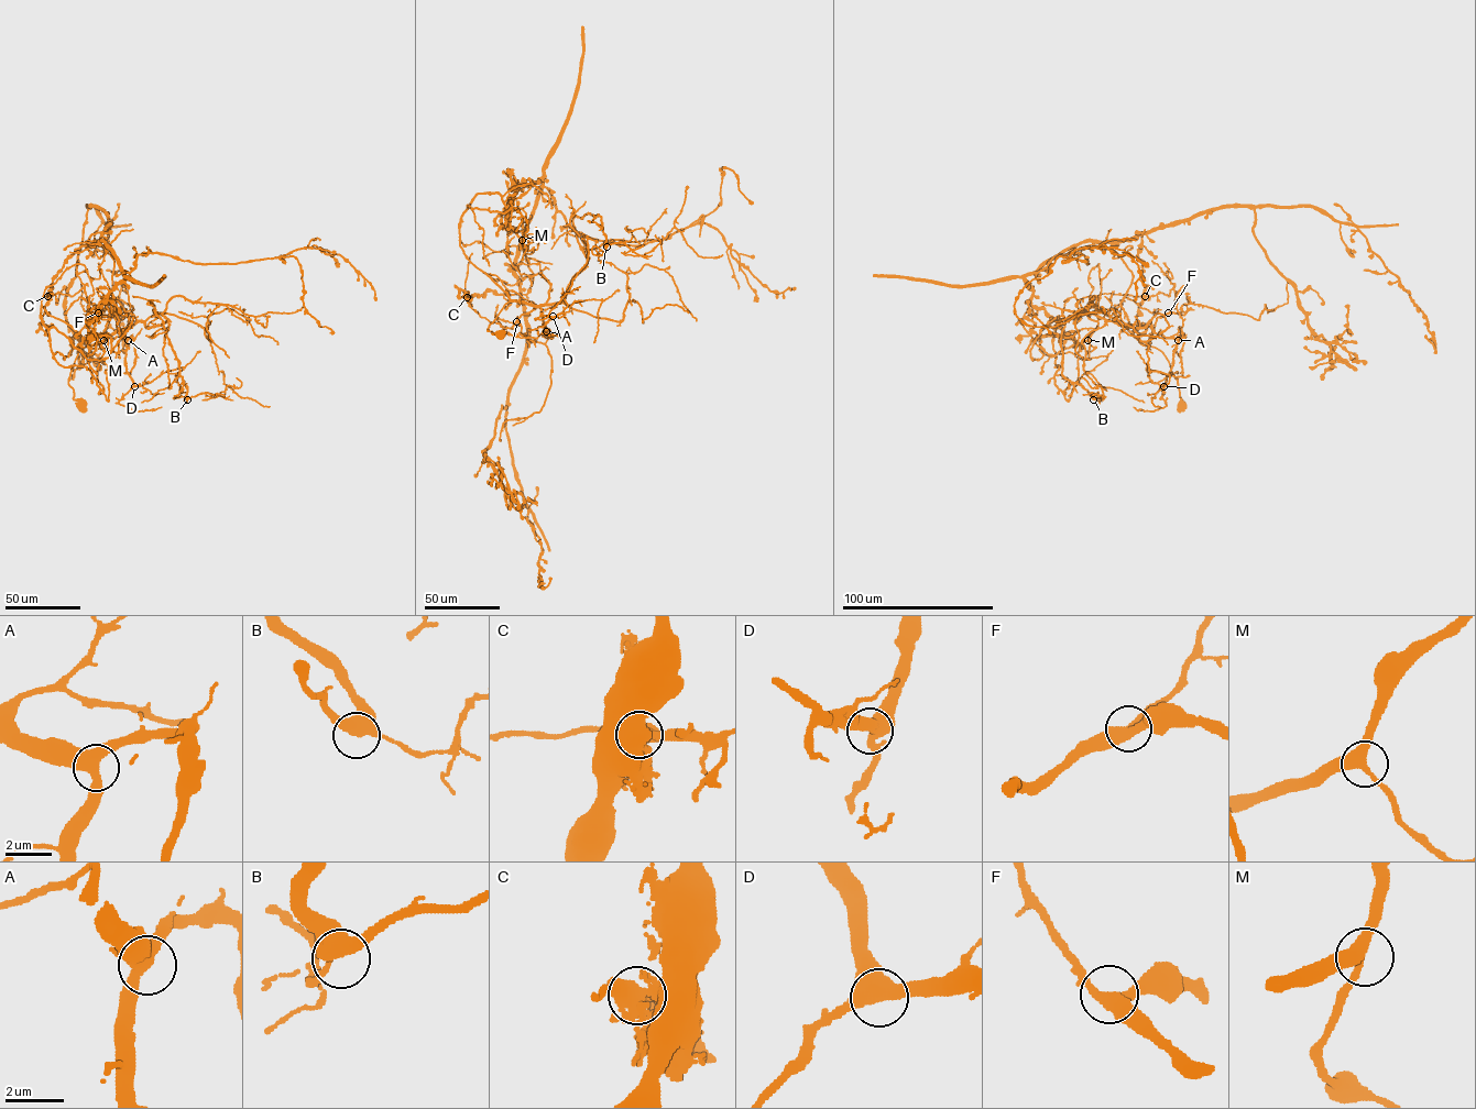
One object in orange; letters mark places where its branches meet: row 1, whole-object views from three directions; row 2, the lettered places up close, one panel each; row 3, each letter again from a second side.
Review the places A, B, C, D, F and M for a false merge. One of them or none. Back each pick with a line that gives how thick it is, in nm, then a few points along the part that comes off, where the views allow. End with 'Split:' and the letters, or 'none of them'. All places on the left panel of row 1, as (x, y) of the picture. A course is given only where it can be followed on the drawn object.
C: Thickness 500 nm. Course of the part to remove: (47, 296), (84, 287), (116, 320), (90, 344), (41, 306), (53, 358), (102, 391), (107, 335), (85, 335)
Split: C

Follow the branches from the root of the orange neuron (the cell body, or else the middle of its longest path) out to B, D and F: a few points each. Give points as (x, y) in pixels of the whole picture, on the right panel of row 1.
B: (1181, 405), (1167, 359), (1148, 344), (1150, 321), (1125, 327), (1063, 310), (1062, 374), (1093, 399)
D: (1181, 405), (1178, 380), (1167, 359), (1148, 344), (1154, 331), (1178, 340), (1173, 364), (1163, 386)
F: (1181, 405), (1178, 380), (1167, 359), (1148, 344), (1156, 318), (1168, 313)

